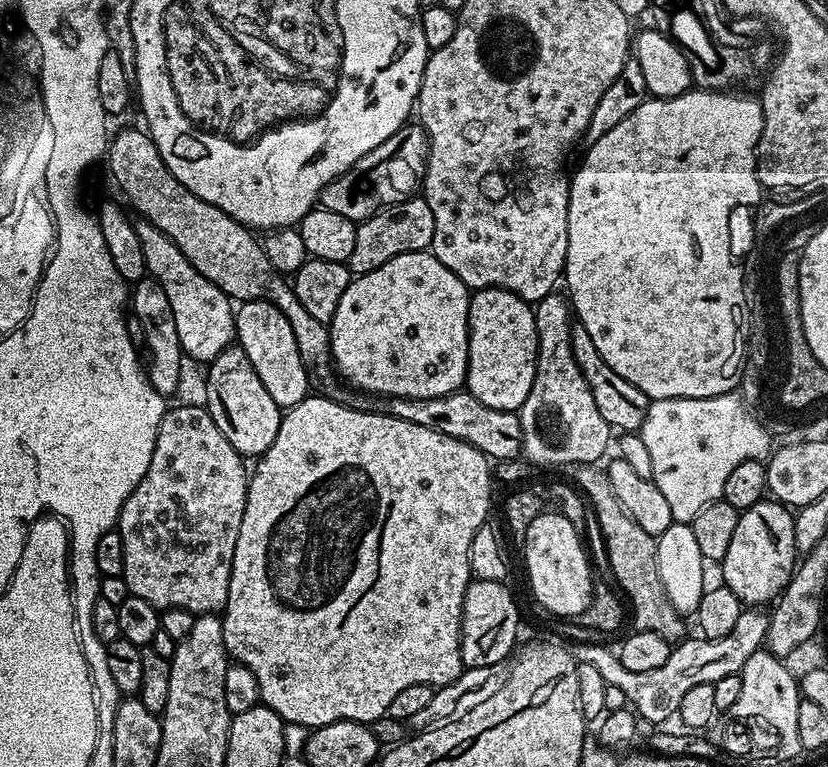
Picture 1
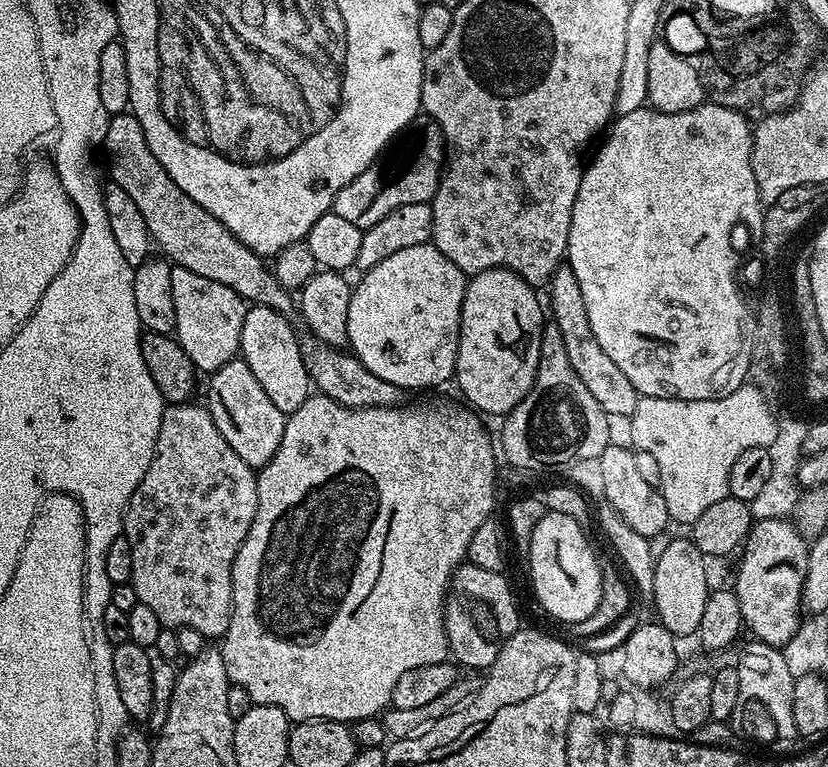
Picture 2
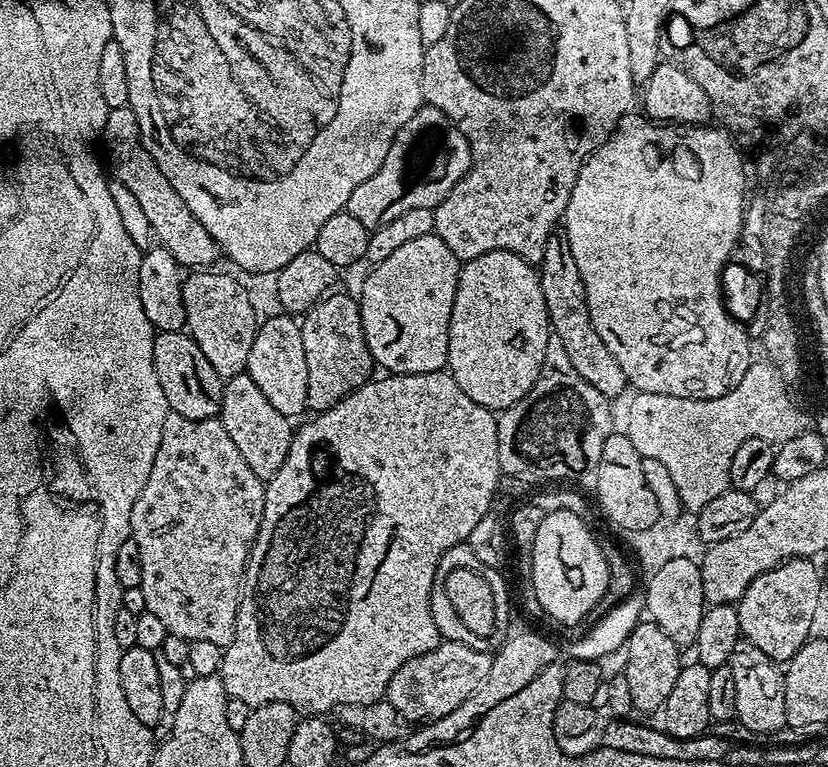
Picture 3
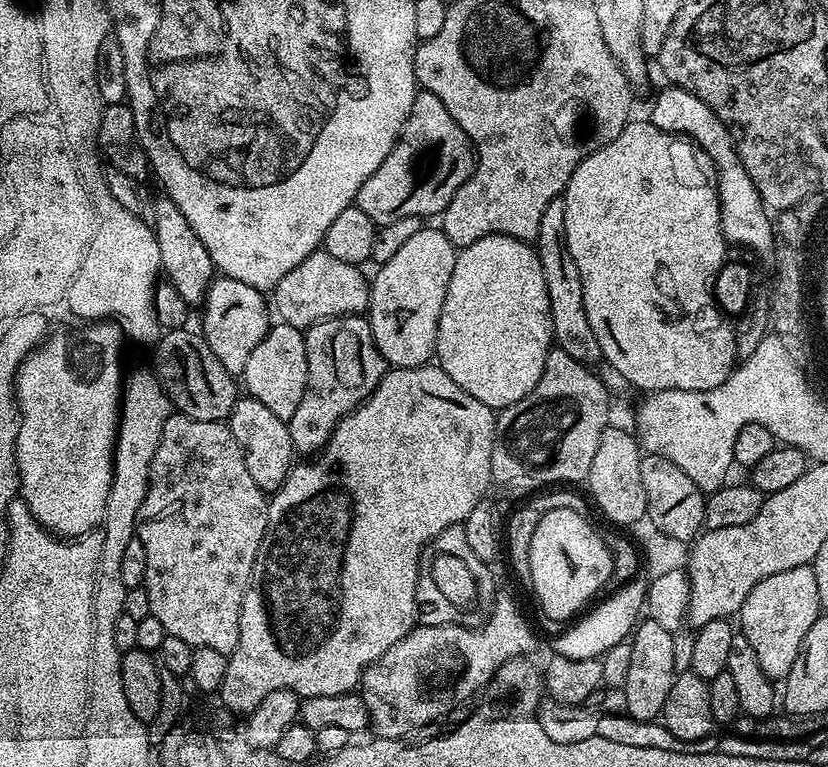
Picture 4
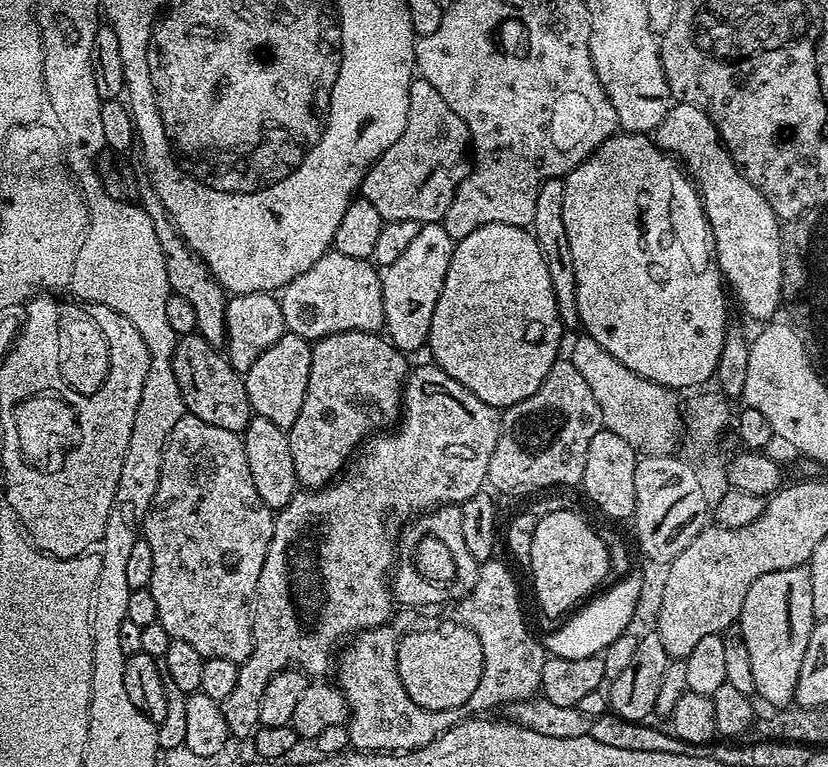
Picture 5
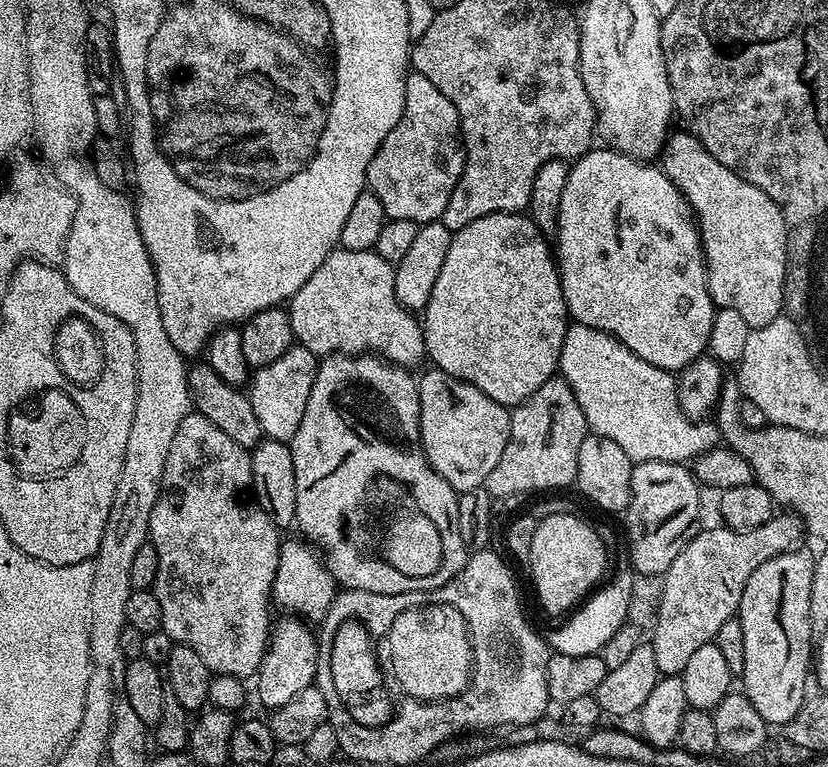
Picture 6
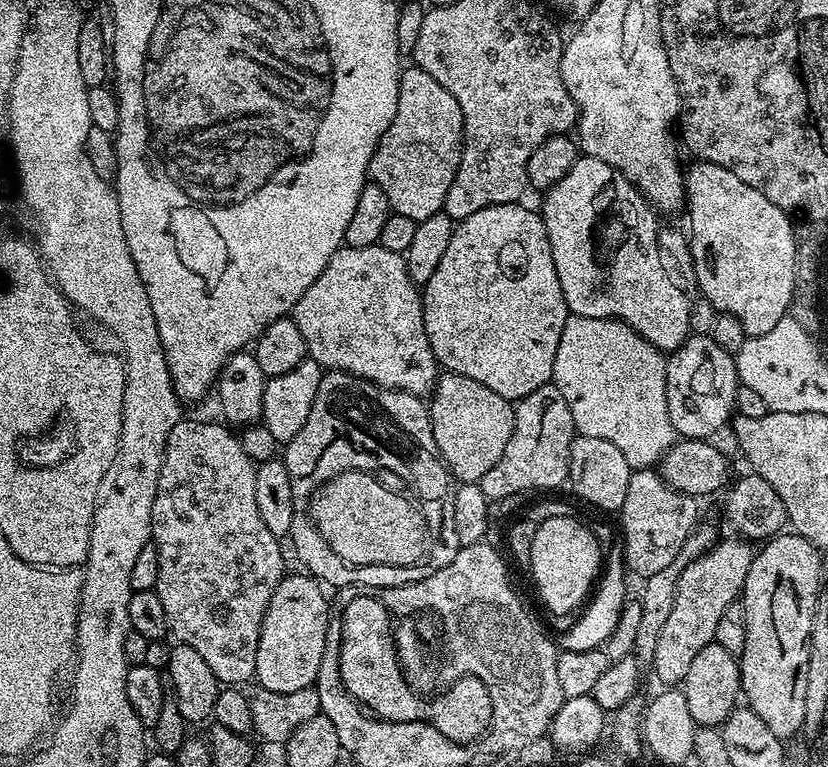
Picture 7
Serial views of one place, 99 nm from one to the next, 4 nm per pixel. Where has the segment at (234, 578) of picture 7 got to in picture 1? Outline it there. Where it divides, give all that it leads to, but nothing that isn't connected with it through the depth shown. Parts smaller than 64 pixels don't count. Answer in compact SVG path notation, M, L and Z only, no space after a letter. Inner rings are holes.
M176 404L165 411L162 418L162 426L158 426L158 442L154 442L154 454L150 458L150 470L146 470L146 478L138 482L134 494L126 498L126 502L120 511L120 522L118 531L122 538L122 550L124 551L124 581L129 593L138 598L143 598L150 602L157 610L165 608L181 608L190 610L198 616L223 613L228 601L228 591L230 590L230 570L234 562L234 546L238 546L238 529L242 527L242 514L246 510L246 498L248 497L249 469L246 467L245 457L226 442L226 434L214 426L214 418L208 413L207 407L198 408L196 406L182 406Z

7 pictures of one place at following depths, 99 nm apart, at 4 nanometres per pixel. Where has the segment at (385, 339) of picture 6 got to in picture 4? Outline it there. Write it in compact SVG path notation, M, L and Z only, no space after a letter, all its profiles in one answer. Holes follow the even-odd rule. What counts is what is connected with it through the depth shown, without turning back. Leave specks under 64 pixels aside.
M317 250L310 254L282 282L278 282L271 293L270 300L283 323L301 330L307 330L317 320L331 316L359 316L367 313L370 280L363 276L361 269L350 262L341 262L328 252Z

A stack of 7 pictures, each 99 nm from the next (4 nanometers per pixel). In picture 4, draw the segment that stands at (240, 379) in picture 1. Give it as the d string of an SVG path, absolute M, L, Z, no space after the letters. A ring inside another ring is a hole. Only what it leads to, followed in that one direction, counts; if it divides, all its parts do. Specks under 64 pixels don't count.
M244 394L237 399L226 423L234 434L238 446L242 446L246 470L250 470L254 482L258 482L258 486L265 494L277 492L282 482L286 482L294 463L294 449L286 421L278 418L278 414L273 414L268 407L262 406L258 398Z

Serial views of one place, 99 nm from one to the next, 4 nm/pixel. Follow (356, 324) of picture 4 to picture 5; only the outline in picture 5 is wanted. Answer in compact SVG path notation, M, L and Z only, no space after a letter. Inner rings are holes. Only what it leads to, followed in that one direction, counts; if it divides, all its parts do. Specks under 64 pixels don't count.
M357 328L323 336L312 344L310 382L306 382L306 398L302 398L302 410L298 410L294 426L287 429L296 479L305 489L315 490L333 483L366 438L381 430L391 429L399 421L402 415L404 382L410 371L408 360L409 357L399 352L391 340L375 332L359 332Z

